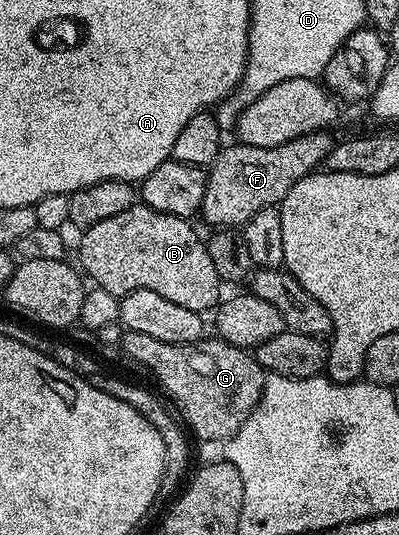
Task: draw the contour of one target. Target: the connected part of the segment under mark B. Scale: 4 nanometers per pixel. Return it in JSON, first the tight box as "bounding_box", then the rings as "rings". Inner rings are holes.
{"bounding_box":[79,204,222,311],"rings":[[[134,204],[126,212],[110,216],[110,220],[98,220],[98,224],[81,233],[84,235],[80,238],[79,265],[97,287],[112,295],[149,290],[174,304],[182,304],[182,308],[211,311],[221,301],[222,279],[214,268],[214,260],[210,260],[205,239],[192,231],[192,224],[189,219]]]}

